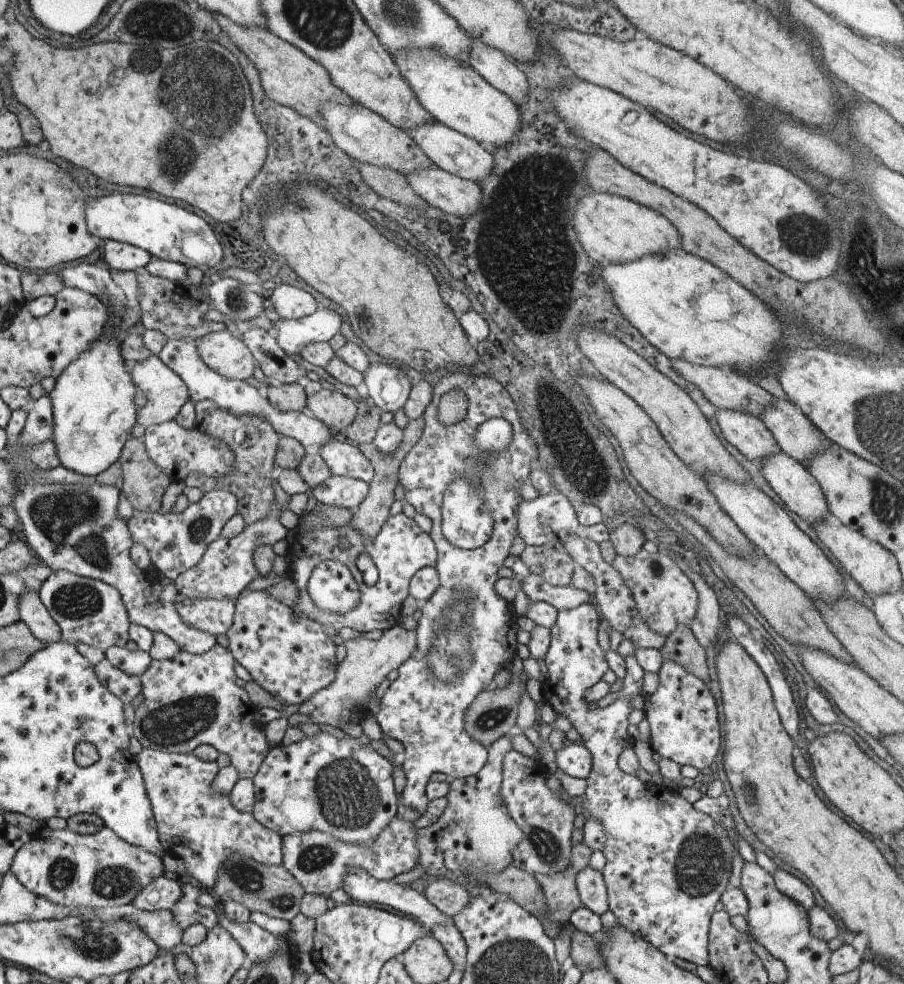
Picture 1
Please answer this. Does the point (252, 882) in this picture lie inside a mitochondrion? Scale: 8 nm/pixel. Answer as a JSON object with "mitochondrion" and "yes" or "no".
{"mitochondrion":"yes"}

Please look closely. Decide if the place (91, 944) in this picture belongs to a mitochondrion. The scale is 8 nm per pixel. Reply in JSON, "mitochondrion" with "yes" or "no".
{"mitochondrion":"yes"}

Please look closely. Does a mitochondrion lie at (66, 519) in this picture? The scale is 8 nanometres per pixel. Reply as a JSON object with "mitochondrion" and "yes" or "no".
{"mitochondrion":"yes"}

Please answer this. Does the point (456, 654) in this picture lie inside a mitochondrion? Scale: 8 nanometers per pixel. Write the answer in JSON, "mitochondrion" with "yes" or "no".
{"mitochondrion":"yes"}

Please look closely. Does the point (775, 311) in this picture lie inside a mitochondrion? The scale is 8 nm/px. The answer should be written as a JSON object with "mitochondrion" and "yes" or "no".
{"mitochondrion":"no"}

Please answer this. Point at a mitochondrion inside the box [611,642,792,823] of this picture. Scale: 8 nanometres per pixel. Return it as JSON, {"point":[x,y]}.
{"point":[750,792]}

